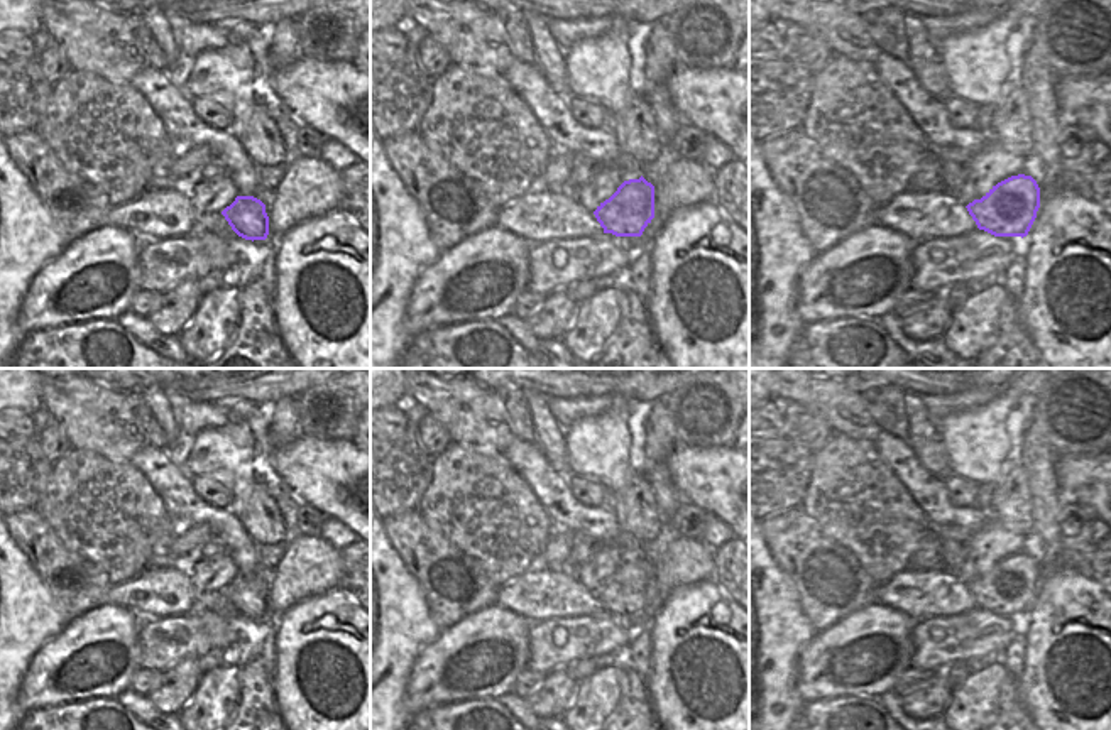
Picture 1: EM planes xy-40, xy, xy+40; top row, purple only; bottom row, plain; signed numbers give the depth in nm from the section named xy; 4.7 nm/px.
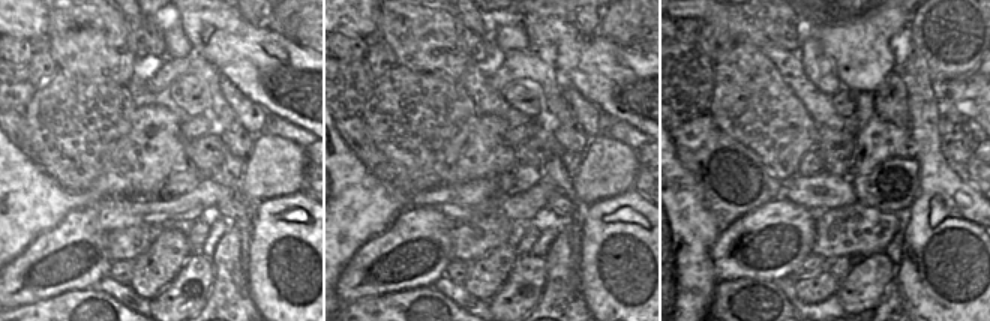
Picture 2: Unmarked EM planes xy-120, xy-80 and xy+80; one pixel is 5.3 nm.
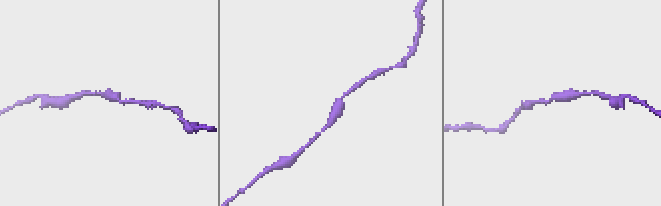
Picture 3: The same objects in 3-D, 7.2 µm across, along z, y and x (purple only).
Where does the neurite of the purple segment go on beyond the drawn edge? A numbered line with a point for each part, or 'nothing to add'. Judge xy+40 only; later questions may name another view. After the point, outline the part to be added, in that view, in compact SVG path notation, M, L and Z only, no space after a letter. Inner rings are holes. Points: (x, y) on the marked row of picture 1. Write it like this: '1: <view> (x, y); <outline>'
nothing to add

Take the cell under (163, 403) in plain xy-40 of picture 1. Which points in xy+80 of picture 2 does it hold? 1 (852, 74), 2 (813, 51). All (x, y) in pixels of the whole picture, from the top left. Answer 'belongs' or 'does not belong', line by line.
1: does not belong
2: belongs

